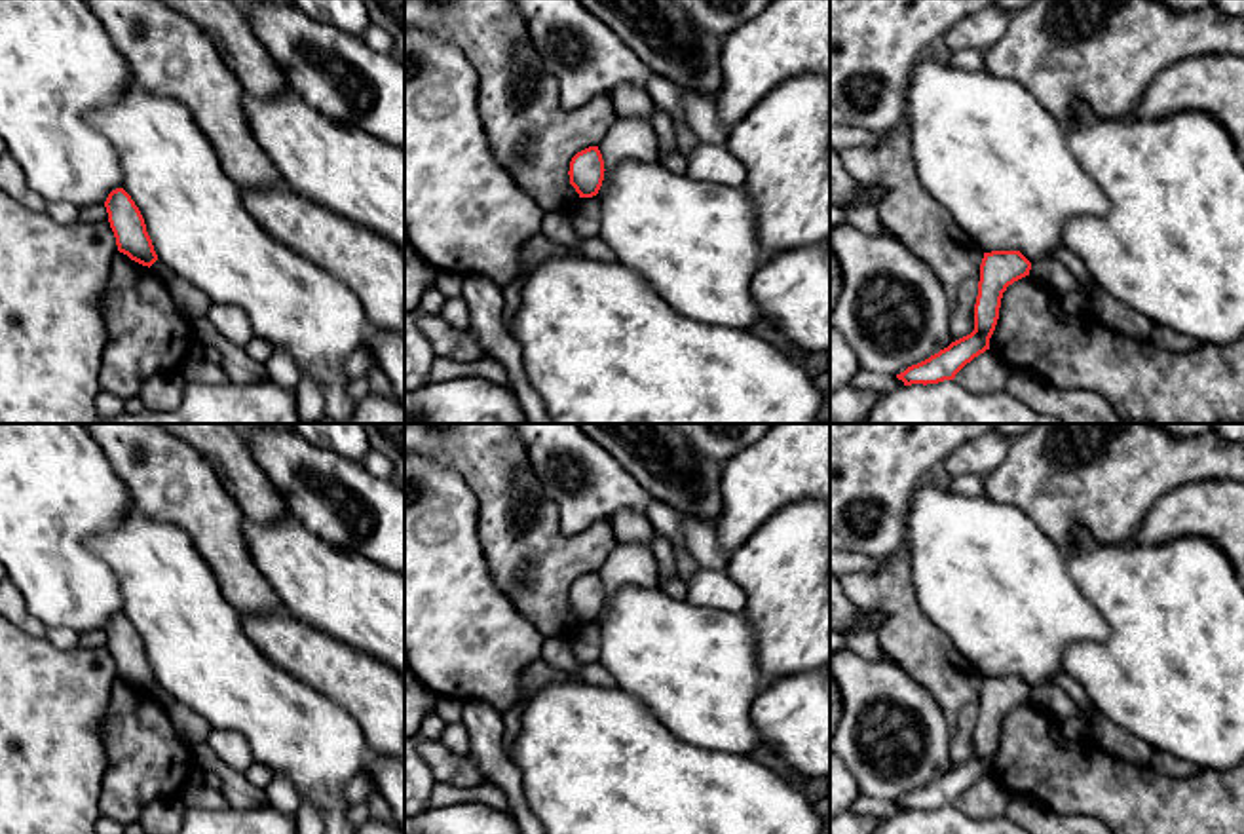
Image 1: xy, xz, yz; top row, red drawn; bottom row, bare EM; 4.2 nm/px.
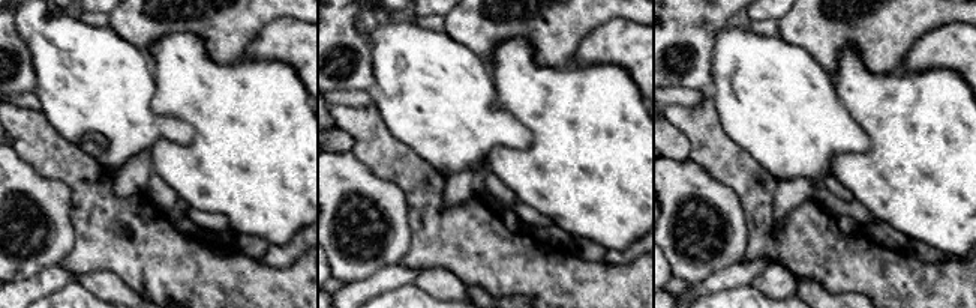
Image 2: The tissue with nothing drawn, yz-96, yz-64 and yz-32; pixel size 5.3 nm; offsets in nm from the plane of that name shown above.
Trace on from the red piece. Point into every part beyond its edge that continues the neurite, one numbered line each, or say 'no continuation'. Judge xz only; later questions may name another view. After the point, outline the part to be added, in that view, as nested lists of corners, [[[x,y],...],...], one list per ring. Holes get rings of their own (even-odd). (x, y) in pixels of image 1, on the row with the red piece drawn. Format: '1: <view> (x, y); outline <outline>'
no continuation

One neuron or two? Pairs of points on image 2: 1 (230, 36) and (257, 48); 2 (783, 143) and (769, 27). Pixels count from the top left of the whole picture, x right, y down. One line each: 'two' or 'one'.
1: two
2: two

